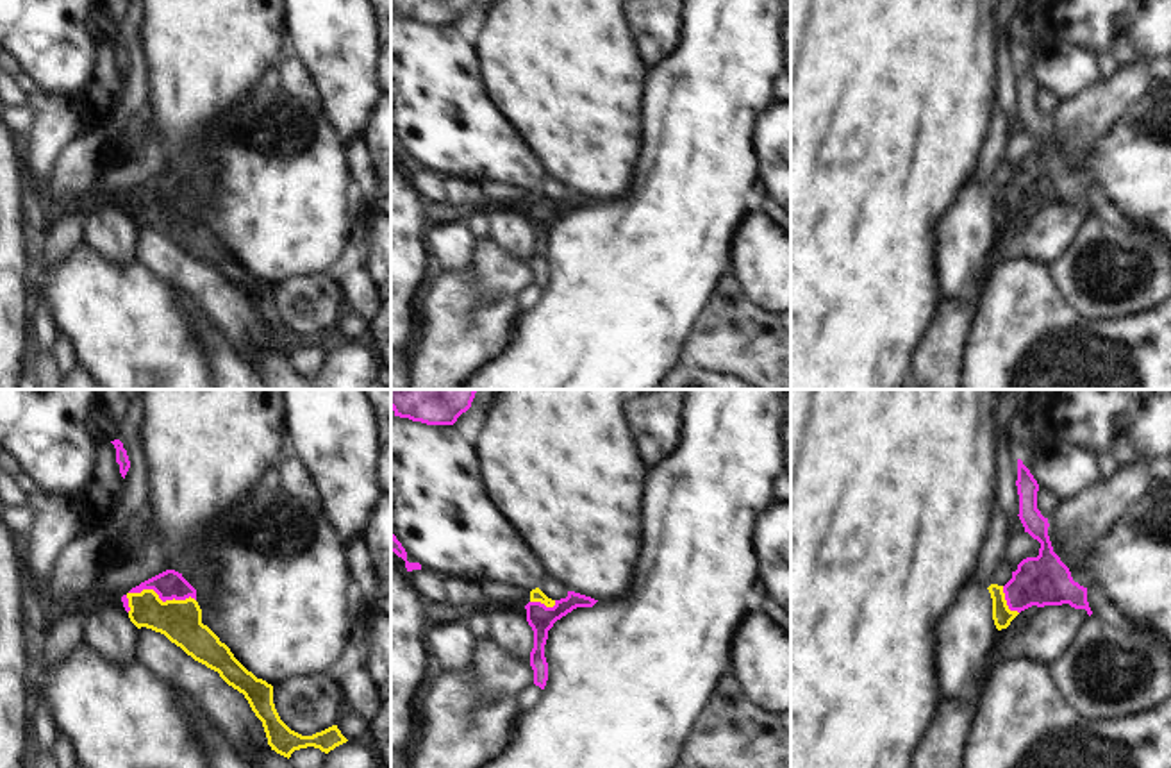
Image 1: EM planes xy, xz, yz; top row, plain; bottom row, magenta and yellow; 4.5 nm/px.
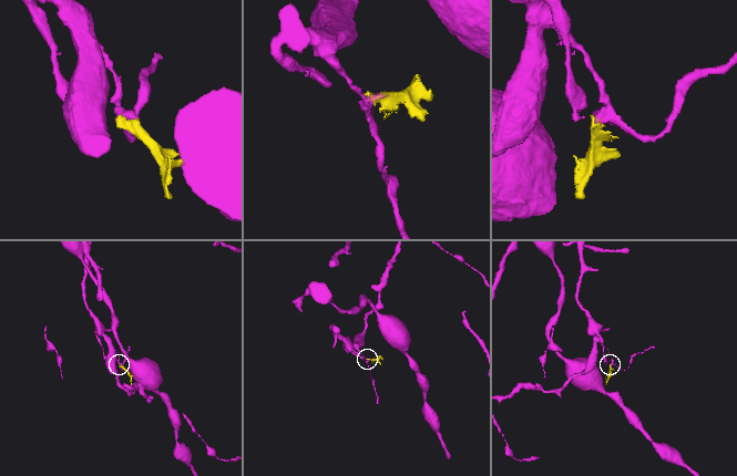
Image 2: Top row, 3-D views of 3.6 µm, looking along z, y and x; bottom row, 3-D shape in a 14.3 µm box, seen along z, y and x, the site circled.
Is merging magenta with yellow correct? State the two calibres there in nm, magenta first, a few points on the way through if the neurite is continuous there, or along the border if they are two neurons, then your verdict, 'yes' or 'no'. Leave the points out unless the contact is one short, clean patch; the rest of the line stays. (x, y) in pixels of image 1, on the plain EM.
calibres 130 and 190 nm; way xy (170, 184), (170, 190), (161, 199), (179, 220); yes

